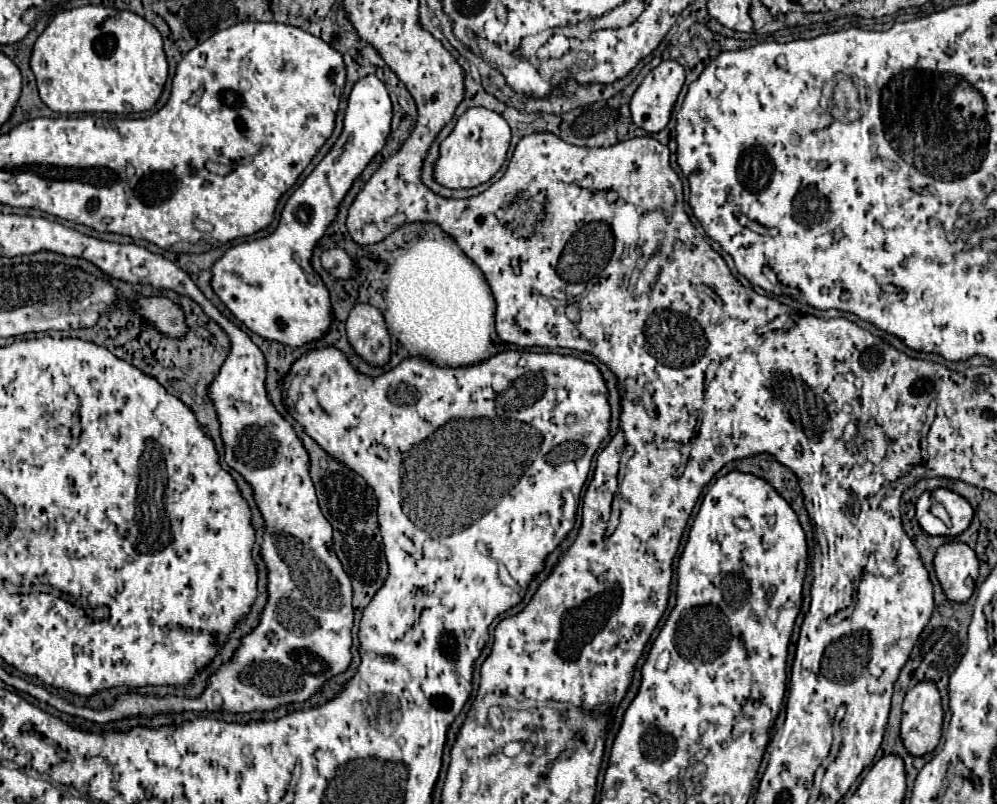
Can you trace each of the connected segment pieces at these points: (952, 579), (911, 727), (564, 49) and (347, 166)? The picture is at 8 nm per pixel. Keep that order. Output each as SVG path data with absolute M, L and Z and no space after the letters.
M947 542L935 554L935 574L945 596L953 602L967 602L973 596L979 576L979 558L963 542Z
M919 682L909 688L903 702L901 738L909 754L923 756L933 752L941 738L943 704L935 682Z
M553 36L549 38L549 42L541 48L541 60L553 60L553 58L561 58L565 56L569 50L573 48L573 42L571 38L565 38L565 36Z
M373 74L361 78L351 90L339 142L335 142L307 180L289 196L277 230L267 238L229 248L223 258L215 262L213 290L251 332L293 348L317 342L329 332L333 308L329 308L327 286L311 266L313 250L327 226L335 220L339 204L355 178L385 146L391 132L391 116L391 98L385 84Z

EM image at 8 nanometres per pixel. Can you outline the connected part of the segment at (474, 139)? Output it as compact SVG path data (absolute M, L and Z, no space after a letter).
M469 108L441 144L441 156L435 164L435 180L447 188L473 188L491 180L505 162L509 140L511 128L499 114L487 108Z

